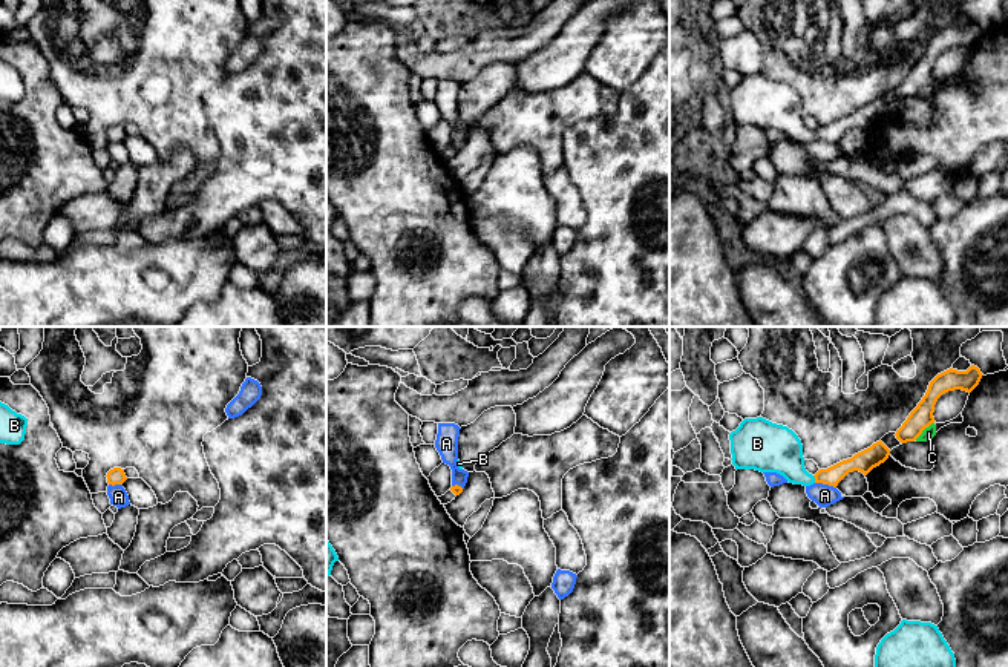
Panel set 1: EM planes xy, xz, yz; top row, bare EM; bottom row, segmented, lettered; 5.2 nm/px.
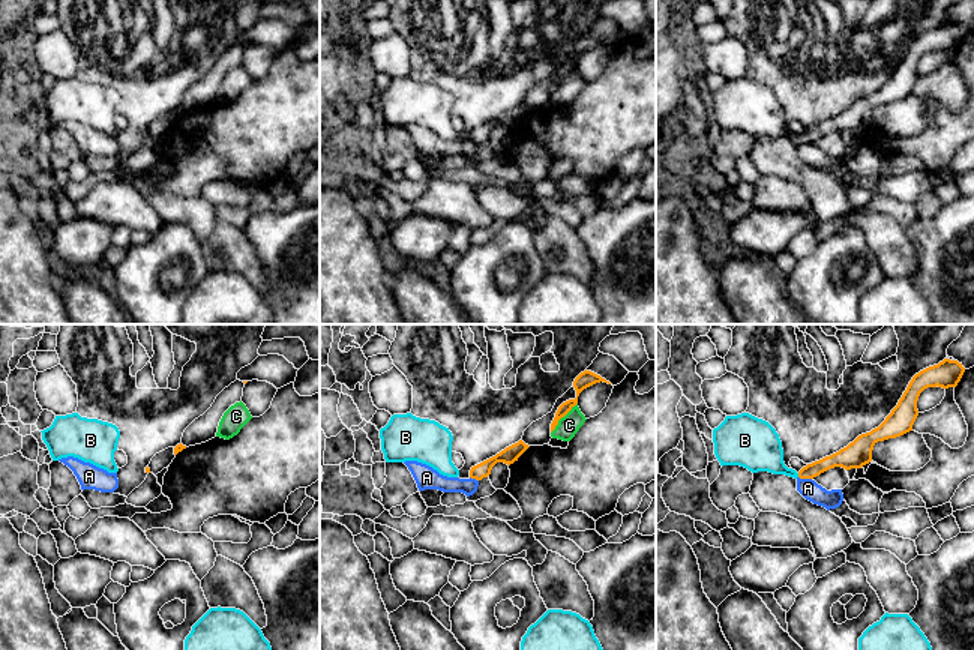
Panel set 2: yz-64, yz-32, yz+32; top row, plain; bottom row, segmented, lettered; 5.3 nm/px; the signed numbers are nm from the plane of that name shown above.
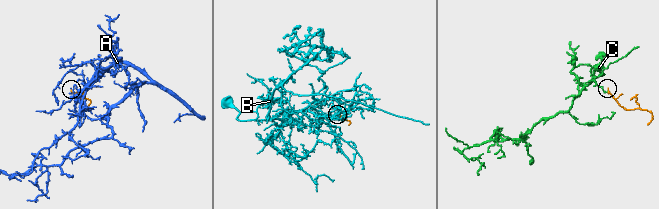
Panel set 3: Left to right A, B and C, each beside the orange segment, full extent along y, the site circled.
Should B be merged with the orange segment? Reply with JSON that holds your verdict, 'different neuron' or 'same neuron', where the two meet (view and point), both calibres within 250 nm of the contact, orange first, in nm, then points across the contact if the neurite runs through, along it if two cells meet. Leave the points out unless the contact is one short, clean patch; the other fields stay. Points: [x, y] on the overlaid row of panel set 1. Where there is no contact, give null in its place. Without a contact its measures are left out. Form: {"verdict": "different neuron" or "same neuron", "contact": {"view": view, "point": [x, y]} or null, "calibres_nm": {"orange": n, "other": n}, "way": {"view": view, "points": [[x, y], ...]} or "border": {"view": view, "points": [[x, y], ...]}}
{"verdict": "same neuron", "contact": {"view": "yz", "point": [815, 479]}, "calibres_nm": {"orange": 100, "other": 240}, "way": {"view": "yz", "points": [[832, 476], [815, 479], [806, 479], [778, 450]]}}

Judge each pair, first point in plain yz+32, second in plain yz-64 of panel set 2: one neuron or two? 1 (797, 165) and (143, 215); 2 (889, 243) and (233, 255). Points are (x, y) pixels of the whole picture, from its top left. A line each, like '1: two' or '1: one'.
1: two
2: one

